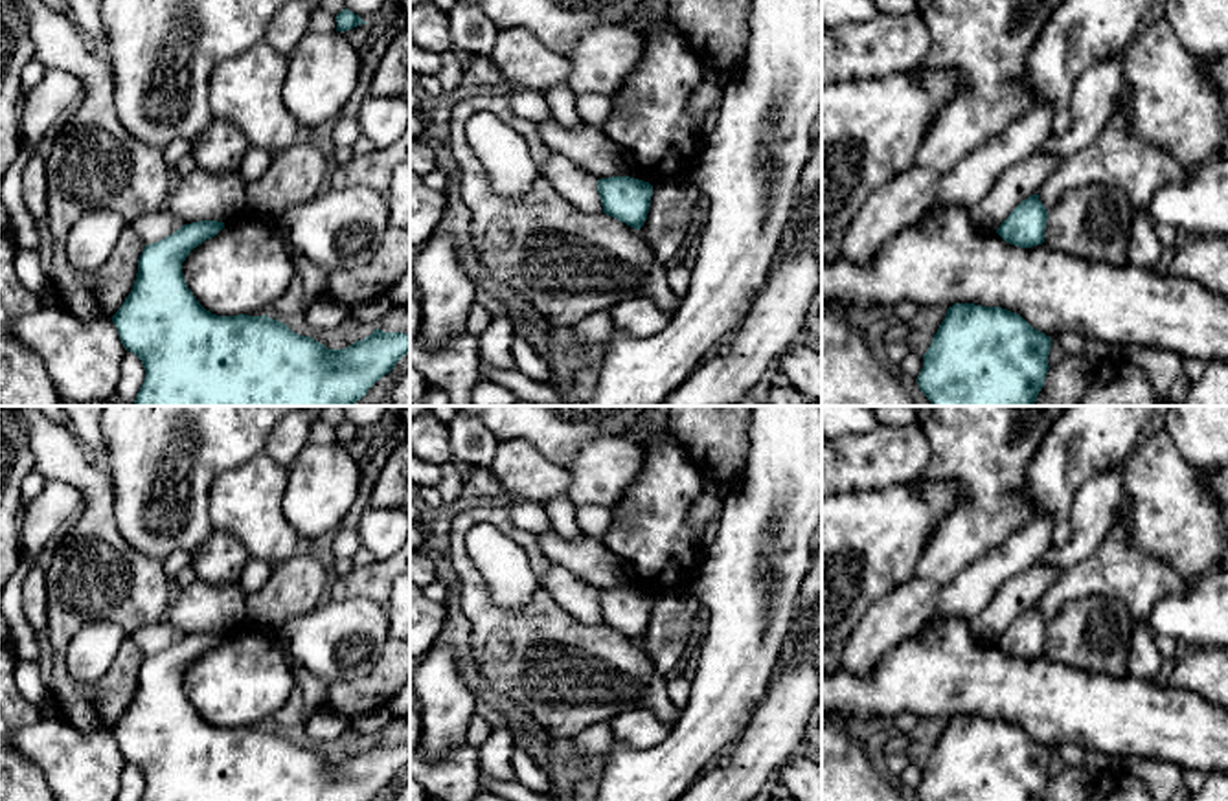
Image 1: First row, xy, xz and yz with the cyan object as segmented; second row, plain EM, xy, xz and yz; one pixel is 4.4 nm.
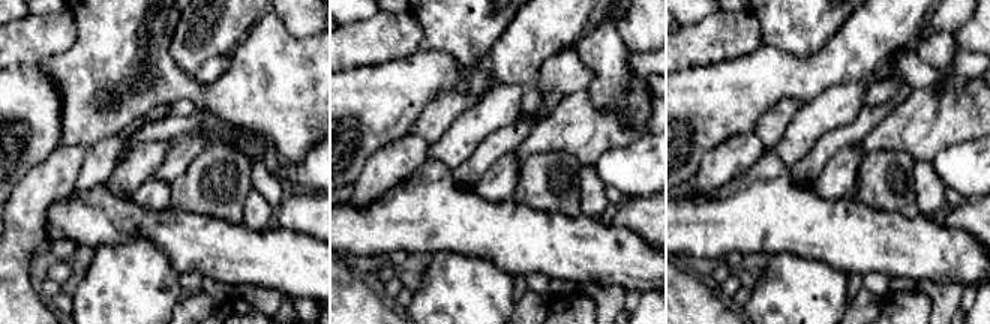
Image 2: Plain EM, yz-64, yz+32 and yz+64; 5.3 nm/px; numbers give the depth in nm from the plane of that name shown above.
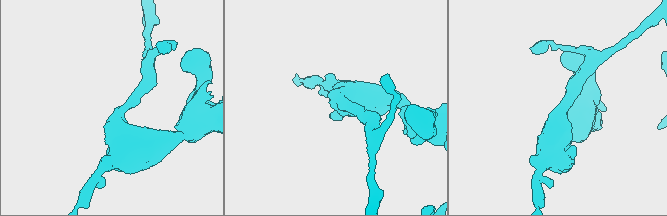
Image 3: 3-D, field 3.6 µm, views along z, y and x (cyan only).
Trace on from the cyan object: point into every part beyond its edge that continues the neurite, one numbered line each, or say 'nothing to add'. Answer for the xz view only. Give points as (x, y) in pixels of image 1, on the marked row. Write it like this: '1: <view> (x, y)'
nothing to add

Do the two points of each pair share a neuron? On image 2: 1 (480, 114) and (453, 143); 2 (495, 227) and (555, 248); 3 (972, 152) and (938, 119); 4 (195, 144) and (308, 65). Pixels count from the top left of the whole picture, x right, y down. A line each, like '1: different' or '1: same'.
1: same
2: same
3: different
4: different

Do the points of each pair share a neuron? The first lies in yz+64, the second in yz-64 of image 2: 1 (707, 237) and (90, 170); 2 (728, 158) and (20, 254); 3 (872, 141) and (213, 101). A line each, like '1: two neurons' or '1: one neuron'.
1: two neurons
2: one neuron
3: two neurons

